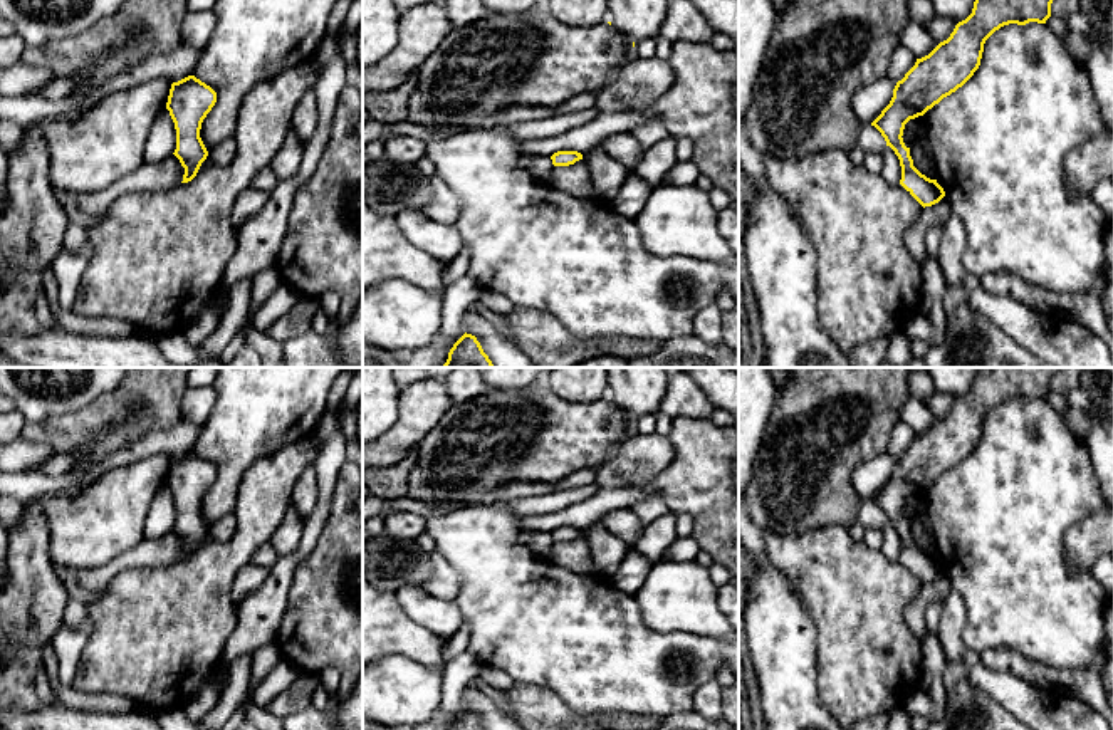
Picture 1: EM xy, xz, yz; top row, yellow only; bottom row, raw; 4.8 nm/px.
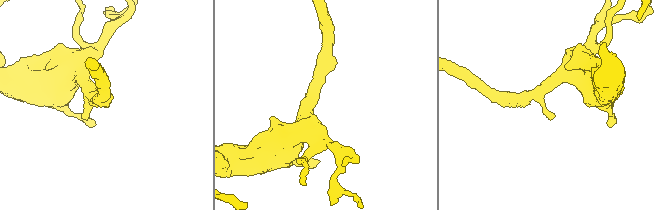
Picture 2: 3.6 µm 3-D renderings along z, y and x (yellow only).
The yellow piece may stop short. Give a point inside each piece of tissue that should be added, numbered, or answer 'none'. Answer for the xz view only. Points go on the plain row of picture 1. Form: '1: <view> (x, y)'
none

